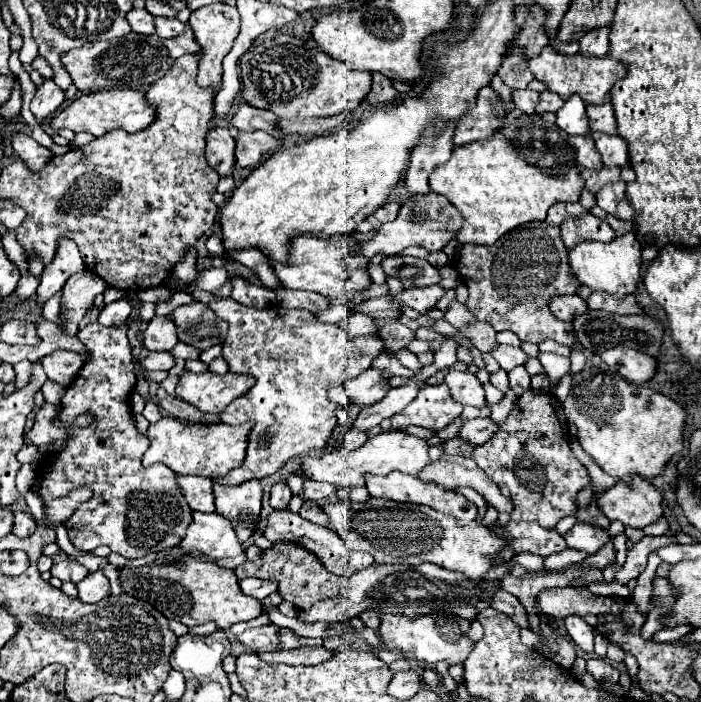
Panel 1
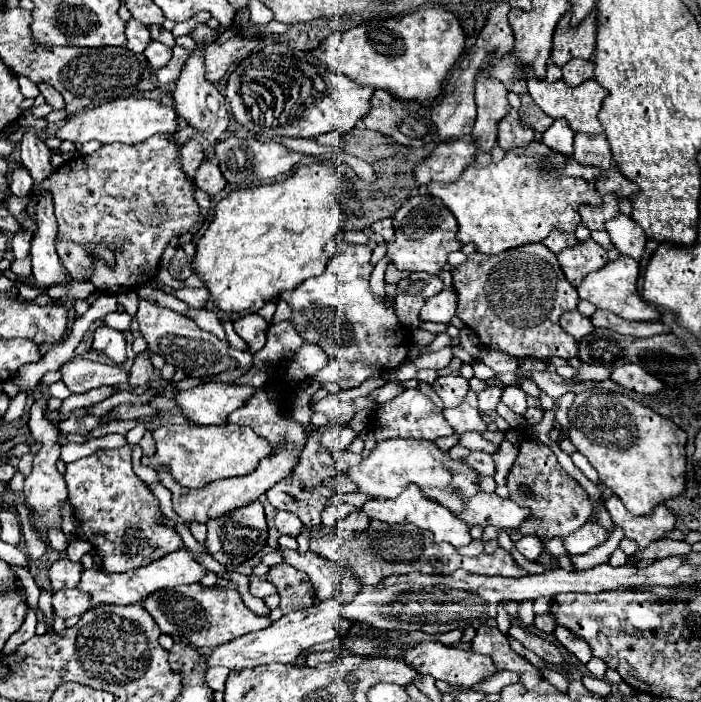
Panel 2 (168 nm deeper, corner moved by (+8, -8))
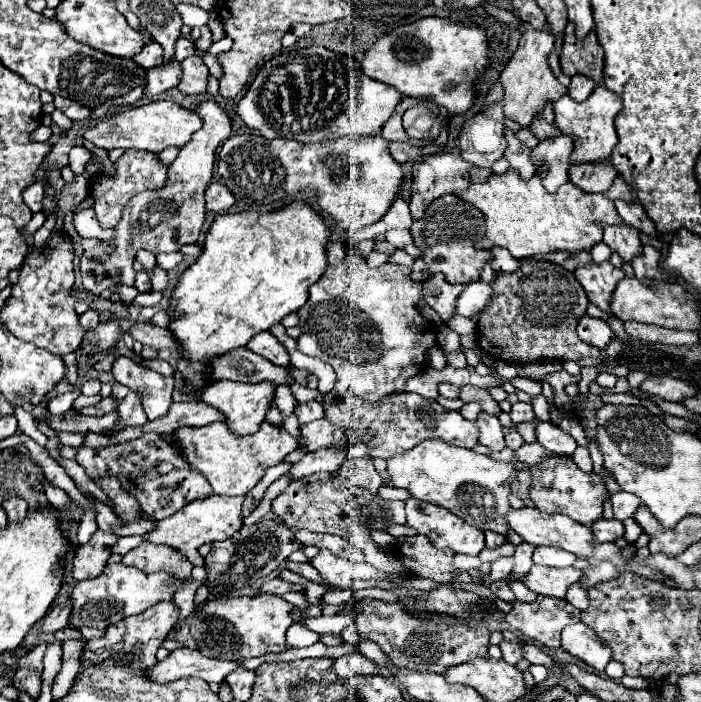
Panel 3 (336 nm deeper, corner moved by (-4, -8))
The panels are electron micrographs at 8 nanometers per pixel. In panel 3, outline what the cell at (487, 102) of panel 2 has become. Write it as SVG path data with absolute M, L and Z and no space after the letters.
M503 100L494 103L468 120L458 136L458 146L462 148L462 158L480 168L490 168L496 160L504 156L506 136L504 136Z

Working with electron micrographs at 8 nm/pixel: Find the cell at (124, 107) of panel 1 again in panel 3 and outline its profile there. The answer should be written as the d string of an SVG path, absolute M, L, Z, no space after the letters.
M156 100L102 120L100 124L84 130L84 138L104 150L136 148L136 150L162 152L168 146L184 146L190 140L190 136L200 128L200 124L202 124L200 118L192 110L182 108L172 100Z

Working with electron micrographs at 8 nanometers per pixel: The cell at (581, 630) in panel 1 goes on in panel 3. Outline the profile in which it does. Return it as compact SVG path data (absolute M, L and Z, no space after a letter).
M582 622L566 626L562 630L562 648L600 672L612 660L610 648L596 636L592 628L584 626Z

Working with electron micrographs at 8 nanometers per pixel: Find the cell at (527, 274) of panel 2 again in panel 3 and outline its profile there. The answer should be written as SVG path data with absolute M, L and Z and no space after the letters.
M520 260L516 272L496 272L492 298L478 320L480 348L496 360L518 364L542 358L574 360L580 366L600 364L602 352L576 336L578 318L586 314L588 304L588 296L572 272L546 260Z

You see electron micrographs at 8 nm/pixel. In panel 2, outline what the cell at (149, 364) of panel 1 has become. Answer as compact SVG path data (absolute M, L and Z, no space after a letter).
M74 358L66 362L62 368L62 380L74 394L84 394L92 388L114 386L120 382L128 382L128 374L120 366L98 364L88 358Z

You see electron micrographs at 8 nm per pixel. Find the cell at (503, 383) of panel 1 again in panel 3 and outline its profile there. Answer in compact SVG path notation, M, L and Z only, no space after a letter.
M536 422L536 438L550 452L572 456L576 448L576 440L570 434L562 432L558 426L554 426L552 422Z

